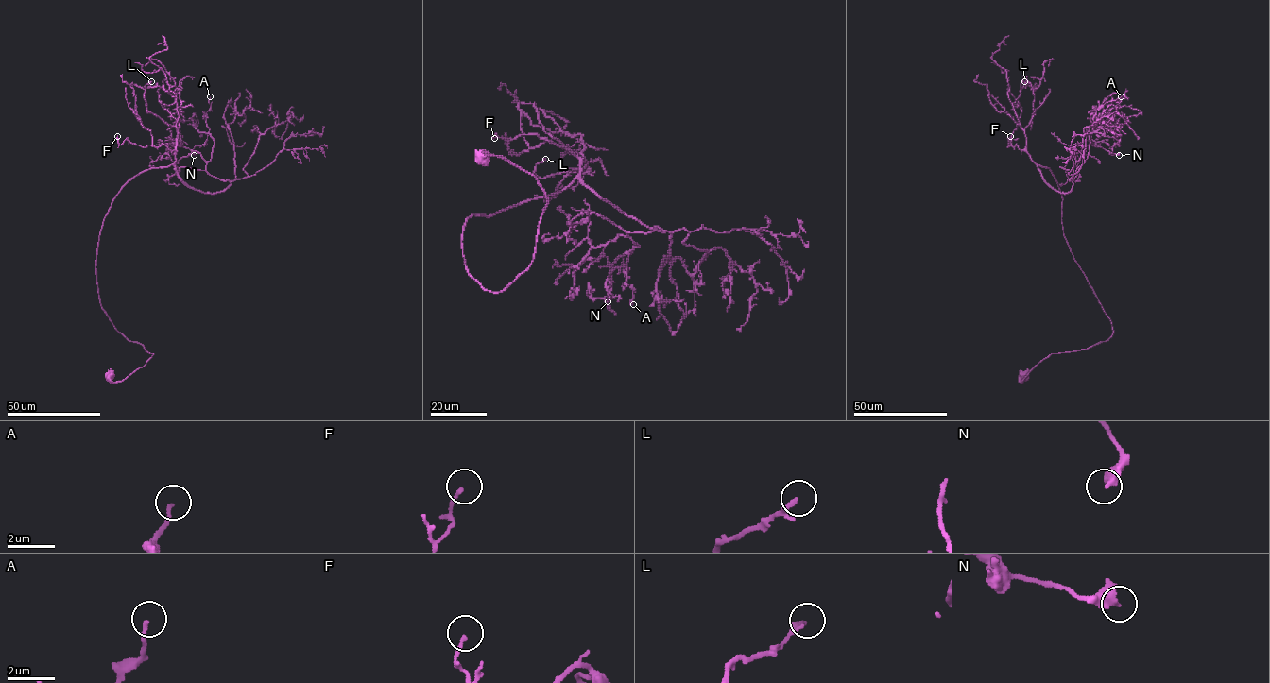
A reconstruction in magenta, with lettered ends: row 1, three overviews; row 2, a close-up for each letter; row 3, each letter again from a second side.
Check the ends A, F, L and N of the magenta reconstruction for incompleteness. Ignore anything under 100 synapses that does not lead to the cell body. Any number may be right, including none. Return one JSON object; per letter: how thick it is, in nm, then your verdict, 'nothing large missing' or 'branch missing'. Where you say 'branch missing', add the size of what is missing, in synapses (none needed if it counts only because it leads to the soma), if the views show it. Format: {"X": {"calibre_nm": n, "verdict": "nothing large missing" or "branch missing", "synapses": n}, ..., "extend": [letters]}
{"A": {"calibre_nm": 150, "verdict": "nothing large missing"}, "F": {"calibre_nm": 130, "verdict": "nothing large missing"}, "L": {"calibre_nm": 140, "verdict": "nothing large missing"}, "N": {"calibre_nm": 460, "verdict": "nothing large missing"}, "extend": []}

